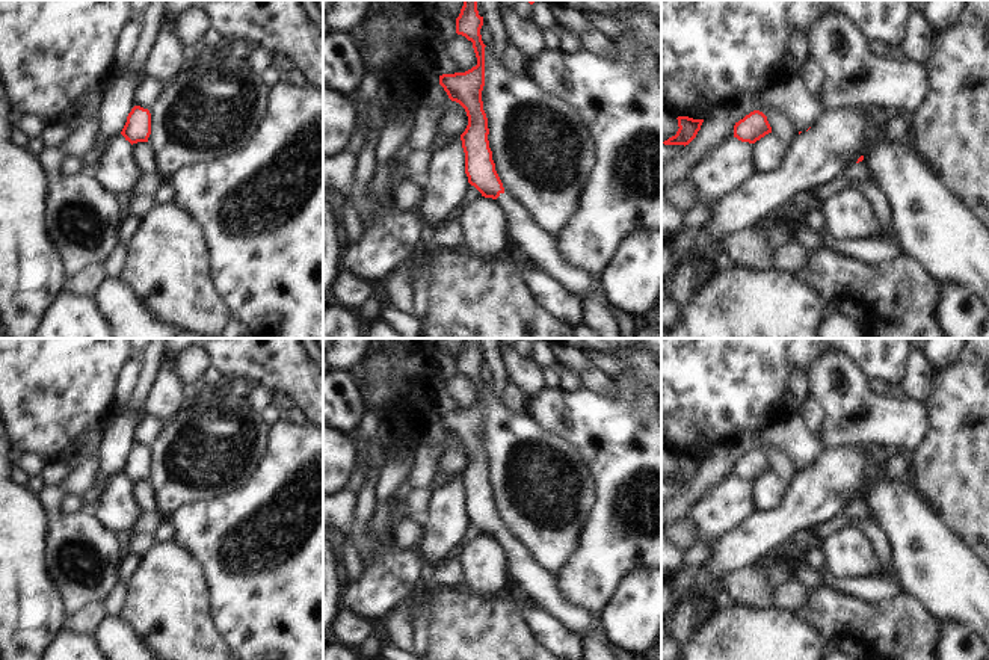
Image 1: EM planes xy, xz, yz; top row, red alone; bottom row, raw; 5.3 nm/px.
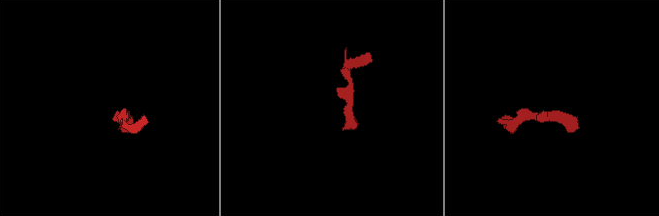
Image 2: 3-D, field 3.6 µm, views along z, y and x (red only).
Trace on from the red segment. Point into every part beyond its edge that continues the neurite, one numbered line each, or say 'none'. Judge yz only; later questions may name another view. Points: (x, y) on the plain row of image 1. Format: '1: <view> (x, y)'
1: yz (862, 518)

